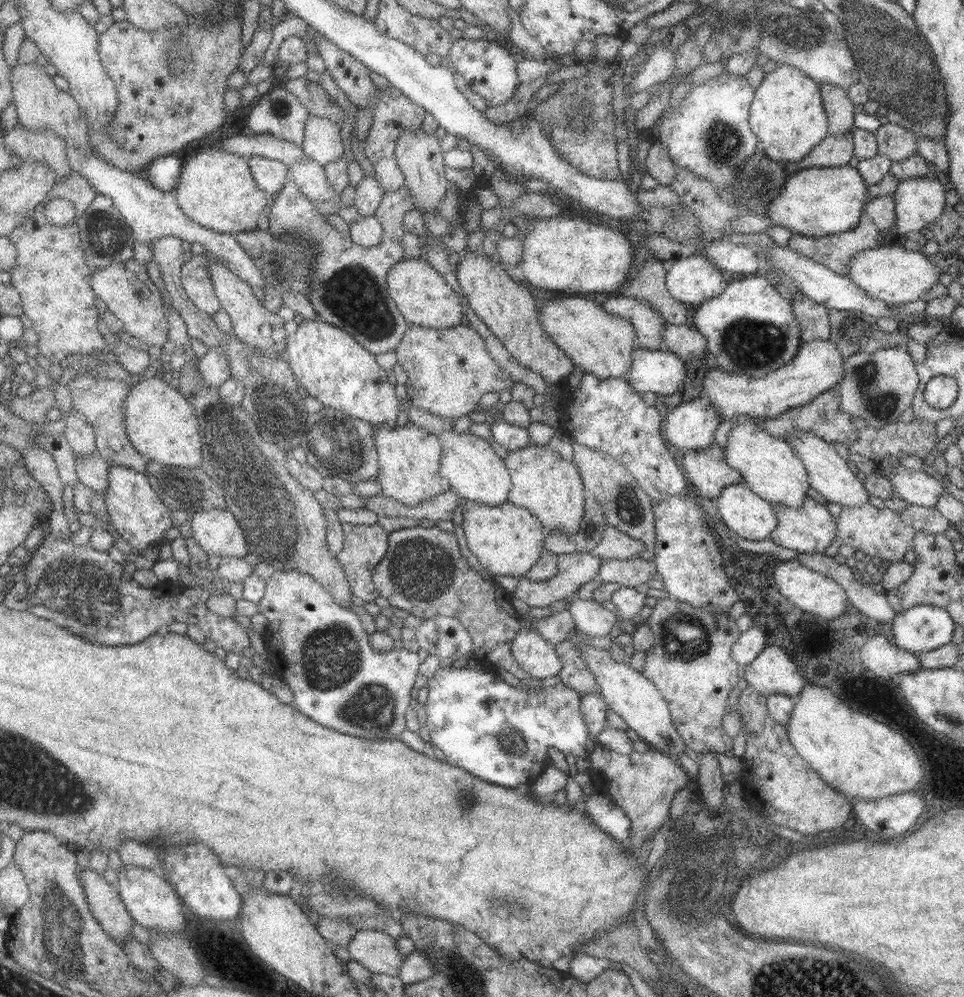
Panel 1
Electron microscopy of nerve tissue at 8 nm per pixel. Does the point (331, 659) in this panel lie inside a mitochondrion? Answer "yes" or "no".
yes

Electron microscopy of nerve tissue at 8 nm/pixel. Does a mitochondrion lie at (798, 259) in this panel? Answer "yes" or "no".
no

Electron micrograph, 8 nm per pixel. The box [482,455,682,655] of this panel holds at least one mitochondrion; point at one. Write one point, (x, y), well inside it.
(629, 506)

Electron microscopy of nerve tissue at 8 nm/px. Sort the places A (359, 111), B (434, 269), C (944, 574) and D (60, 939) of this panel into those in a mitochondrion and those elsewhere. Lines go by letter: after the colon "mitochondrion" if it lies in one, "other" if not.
A: other
B: other
C: other
D: mitochondrion

